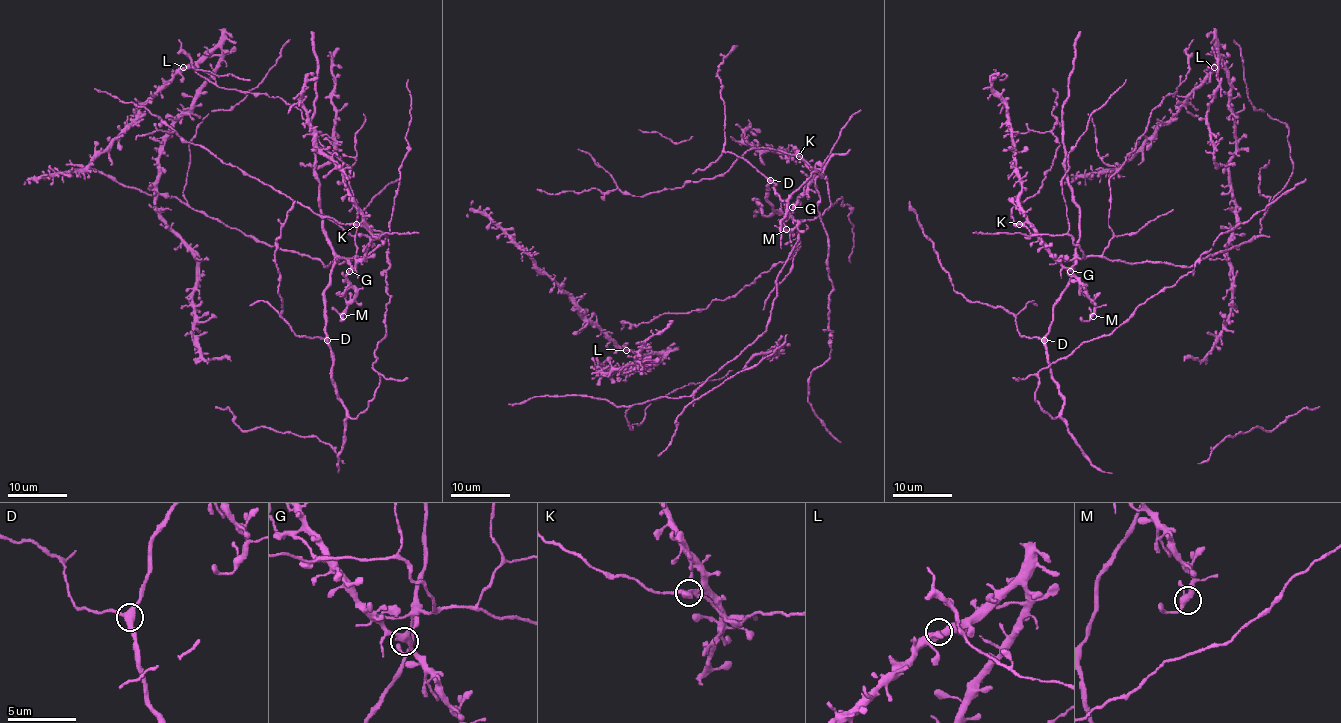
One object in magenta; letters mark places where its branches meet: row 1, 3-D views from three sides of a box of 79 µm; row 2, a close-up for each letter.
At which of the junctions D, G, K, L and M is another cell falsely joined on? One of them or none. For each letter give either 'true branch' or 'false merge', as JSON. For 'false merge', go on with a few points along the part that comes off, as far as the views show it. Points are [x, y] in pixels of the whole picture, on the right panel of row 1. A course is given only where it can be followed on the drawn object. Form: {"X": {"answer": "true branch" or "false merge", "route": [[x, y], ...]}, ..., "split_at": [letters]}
{"D": {"answer": "true branch"}, "G": {"answer": "true branch"}, "K": {"answer": "true branch"}, "L": {"answer": "true branch"}, "M": {"answer": "true branch"}, "split_at": []}

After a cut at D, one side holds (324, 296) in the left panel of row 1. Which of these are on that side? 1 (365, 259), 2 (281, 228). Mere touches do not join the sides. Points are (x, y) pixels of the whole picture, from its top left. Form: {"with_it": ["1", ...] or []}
{"with_it": ["1"]}

